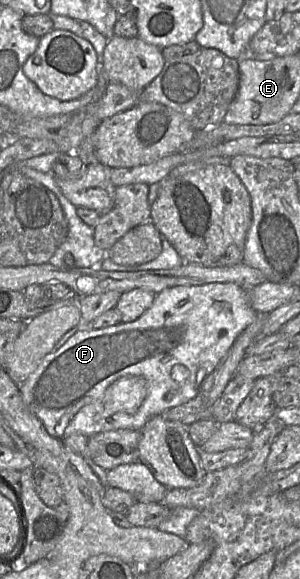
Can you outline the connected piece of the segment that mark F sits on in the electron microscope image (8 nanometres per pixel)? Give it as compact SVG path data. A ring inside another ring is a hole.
M209 283L197 286L167 288L156 294L152 306L133 322L121 321L119 324L103 329L77 331L61 347L45 356L36 370L20 385L22 399L29 410L42 422L47 433L61 441L73 434L91 436L100 432L117 429L140 431L151 417L163 415L169 409L196 398L205 378L215 370L235 340L258 315L249 303L246 288L235 283Z

